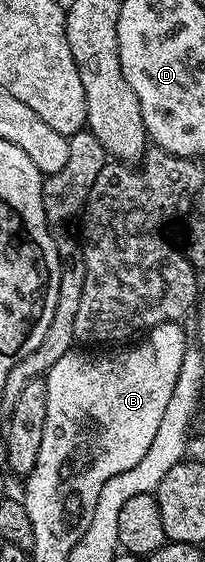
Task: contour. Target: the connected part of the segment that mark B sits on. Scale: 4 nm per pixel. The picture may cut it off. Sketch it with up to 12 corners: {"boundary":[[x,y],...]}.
{"boundary":[[178,322],[45,373],[24,481],[34,528],[89,529],[151,450],[187,351]]}

